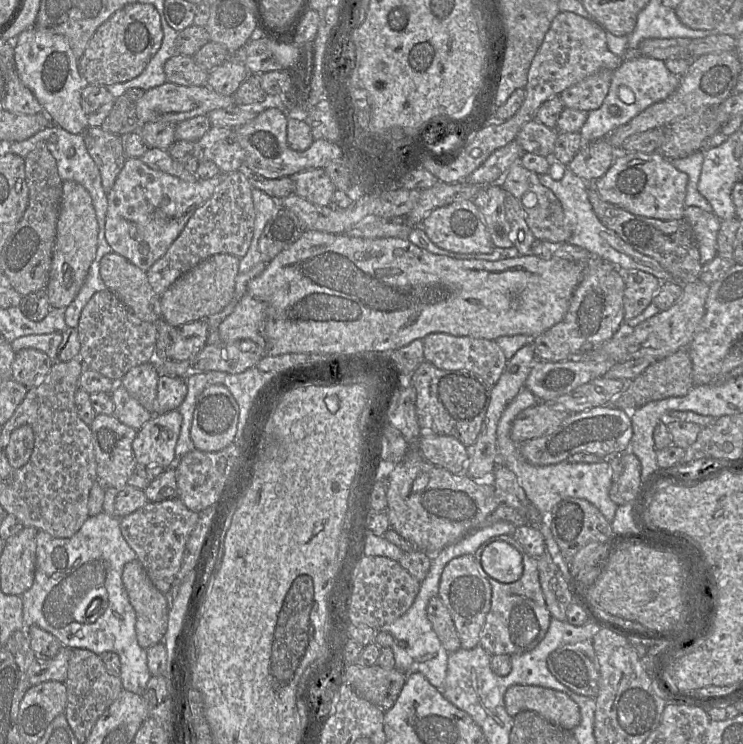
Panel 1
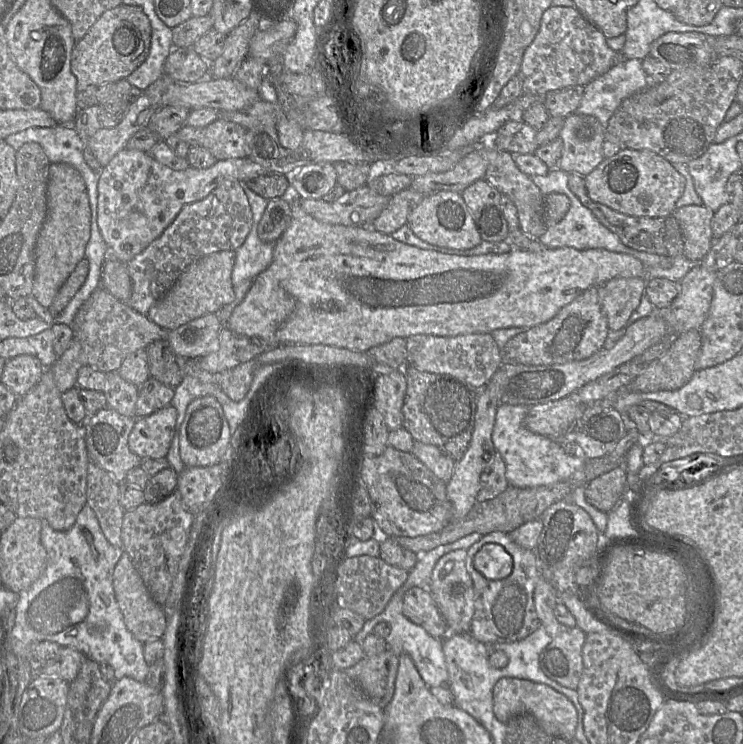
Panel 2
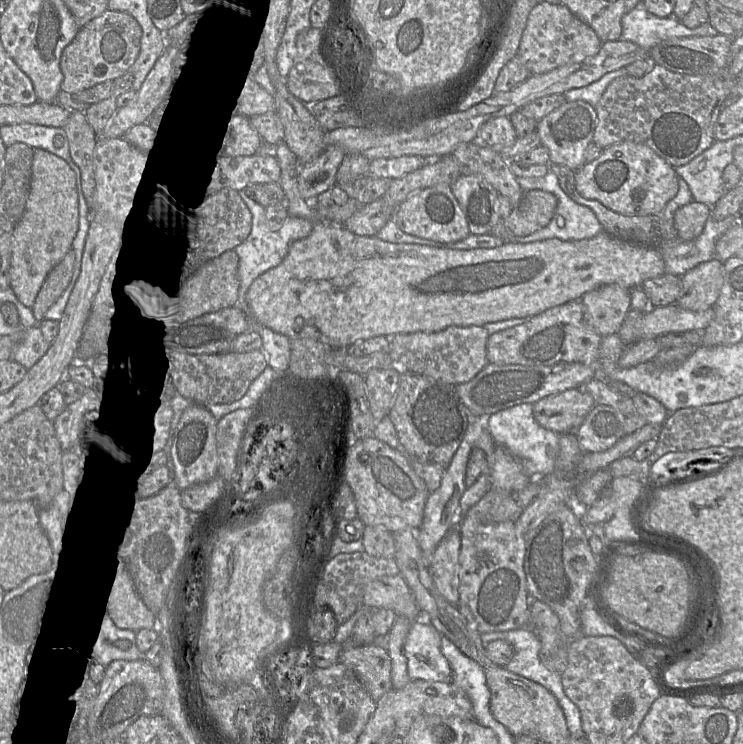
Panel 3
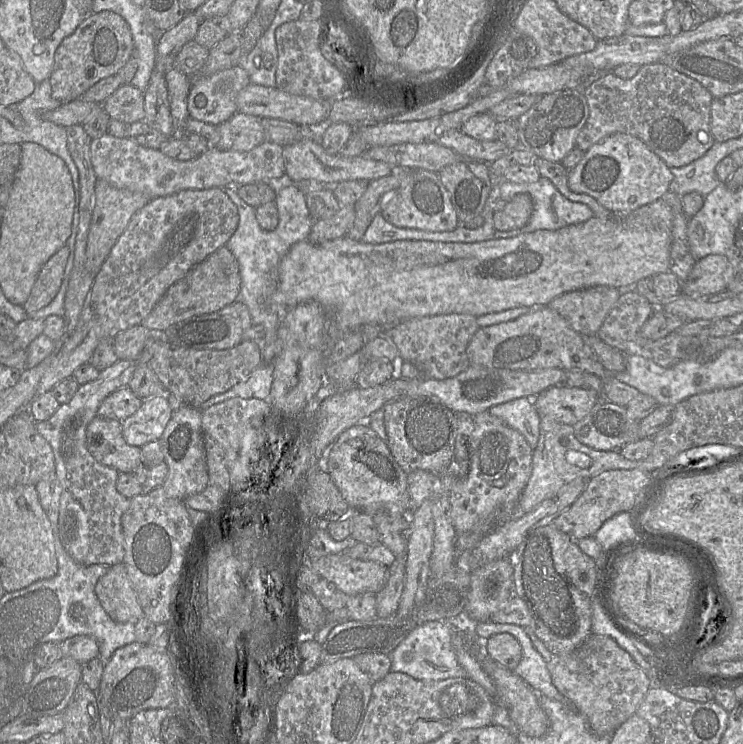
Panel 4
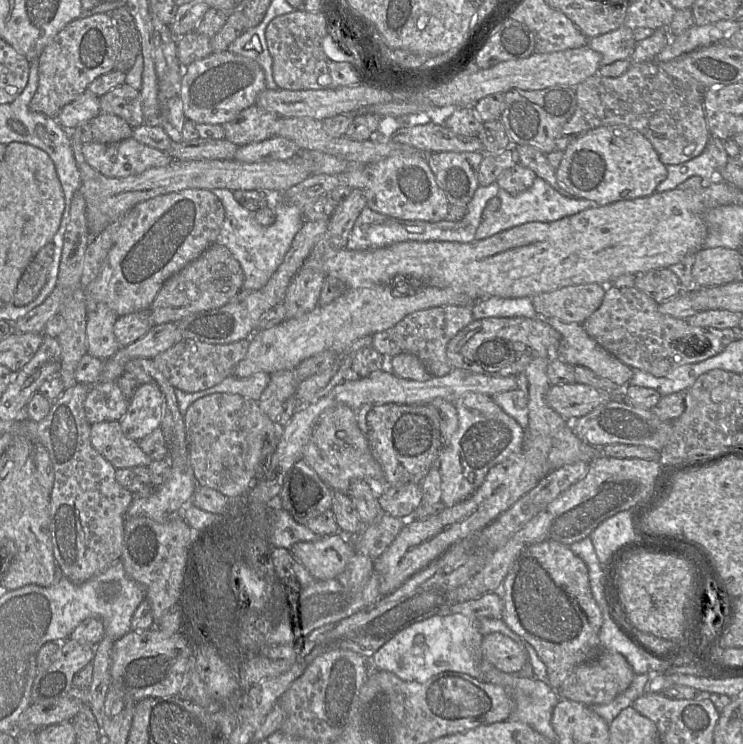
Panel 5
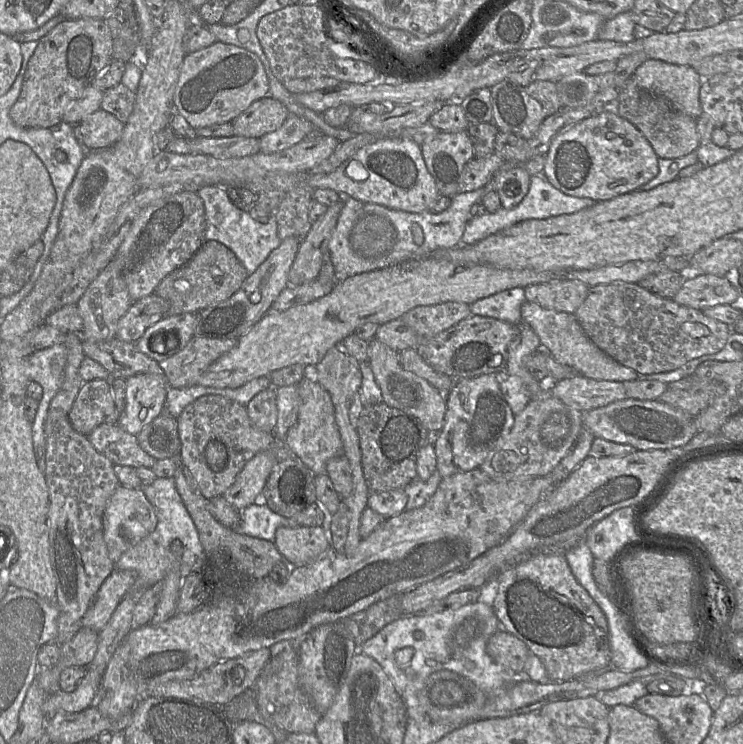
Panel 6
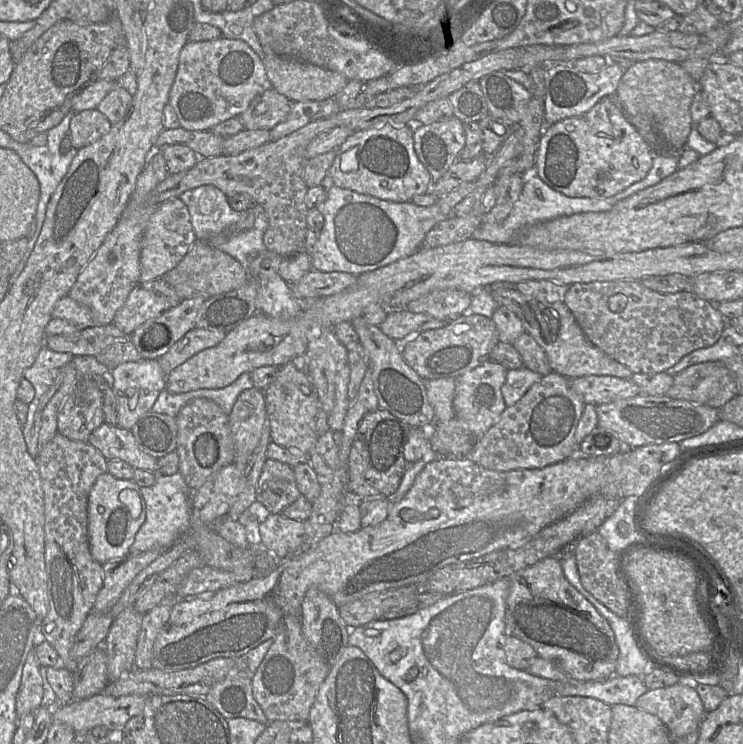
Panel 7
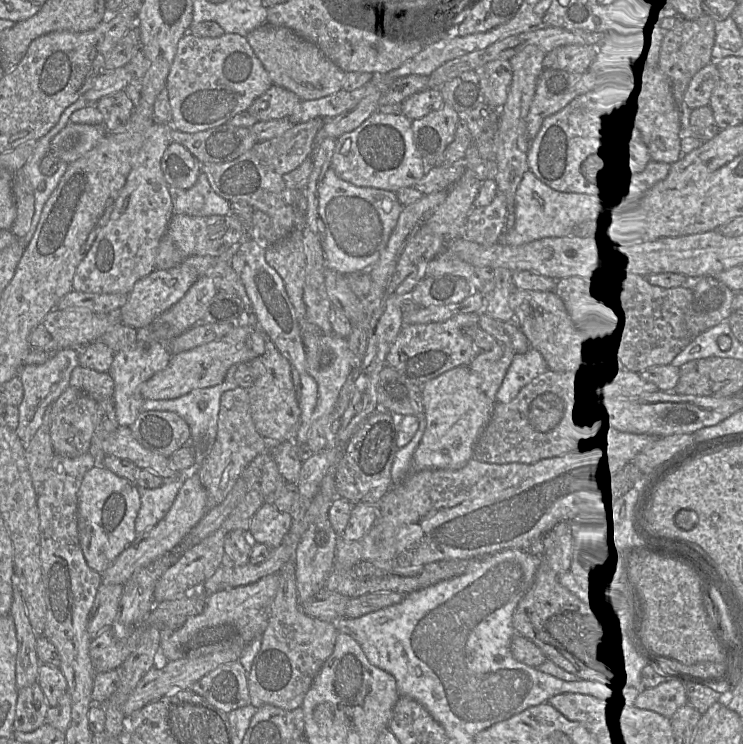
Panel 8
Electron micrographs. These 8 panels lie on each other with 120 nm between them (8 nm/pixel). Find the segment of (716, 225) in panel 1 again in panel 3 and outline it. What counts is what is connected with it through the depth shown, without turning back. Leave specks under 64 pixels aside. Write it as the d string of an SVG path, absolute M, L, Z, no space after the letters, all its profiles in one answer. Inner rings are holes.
M692 201L680 207L674 215L674 226L683 241L692 241L701 235L711 214L710 206Z

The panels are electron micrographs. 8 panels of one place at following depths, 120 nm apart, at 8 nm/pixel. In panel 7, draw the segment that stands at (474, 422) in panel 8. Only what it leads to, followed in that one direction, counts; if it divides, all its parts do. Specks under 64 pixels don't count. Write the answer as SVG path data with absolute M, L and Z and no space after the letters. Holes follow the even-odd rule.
M456 378L423 380L427 397L435 412L435 425L448 423L454 418L453 400Z

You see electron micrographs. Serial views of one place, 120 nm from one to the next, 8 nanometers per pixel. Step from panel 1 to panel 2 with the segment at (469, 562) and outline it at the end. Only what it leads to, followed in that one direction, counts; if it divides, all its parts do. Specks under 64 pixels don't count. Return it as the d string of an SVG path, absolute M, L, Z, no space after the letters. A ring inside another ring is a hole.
M459 549L444 554L433 568L429 591L451 633L470 633L474 614L473 582L466 570L467 550Z

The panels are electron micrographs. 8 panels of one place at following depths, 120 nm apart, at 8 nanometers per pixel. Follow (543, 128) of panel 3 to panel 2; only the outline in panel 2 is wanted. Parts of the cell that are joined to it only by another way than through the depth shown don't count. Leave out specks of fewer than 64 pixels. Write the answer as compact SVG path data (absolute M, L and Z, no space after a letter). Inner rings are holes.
M570 114L565 118L559 137L563 142L559 167L567 173L586 176L604 159L605 127L594 116Z

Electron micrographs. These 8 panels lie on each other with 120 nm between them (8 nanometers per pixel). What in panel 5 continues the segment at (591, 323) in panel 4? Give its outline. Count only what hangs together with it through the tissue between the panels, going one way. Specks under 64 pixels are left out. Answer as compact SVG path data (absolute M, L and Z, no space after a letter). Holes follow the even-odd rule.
M587 283L566 286L531 297L534 309L542 318L582 323L602 304L607 286Z

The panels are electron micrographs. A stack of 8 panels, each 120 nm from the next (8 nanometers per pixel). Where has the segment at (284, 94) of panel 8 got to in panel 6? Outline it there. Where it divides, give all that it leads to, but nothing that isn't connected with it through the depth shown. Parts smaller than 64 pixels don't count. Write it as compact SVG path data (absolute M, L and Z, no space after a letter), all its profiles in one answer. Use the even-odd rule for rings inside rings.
M268 95L231 121L235 136L261 138L279 129L289 116L286 106Z

